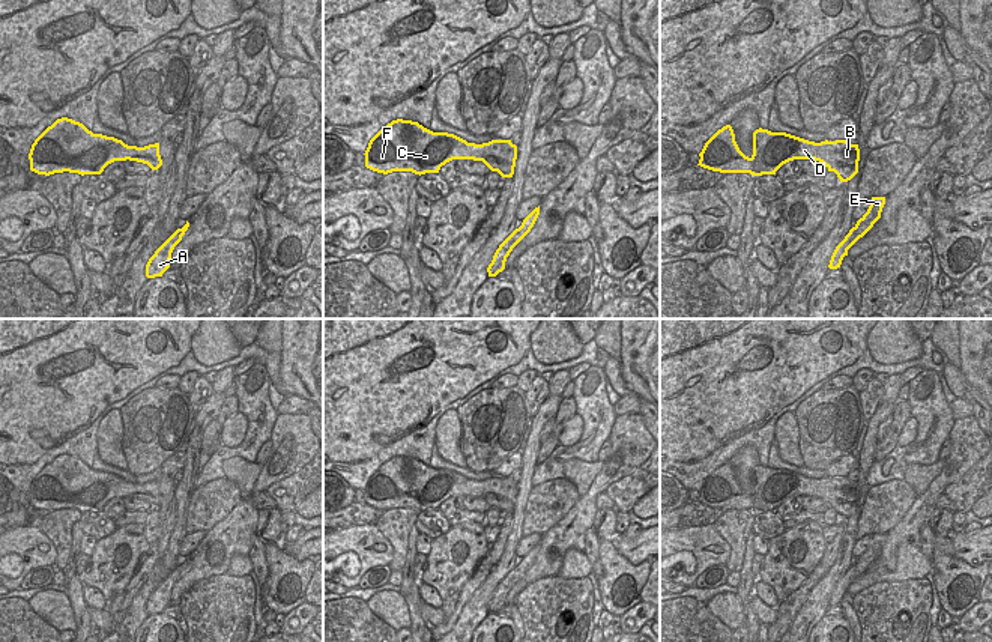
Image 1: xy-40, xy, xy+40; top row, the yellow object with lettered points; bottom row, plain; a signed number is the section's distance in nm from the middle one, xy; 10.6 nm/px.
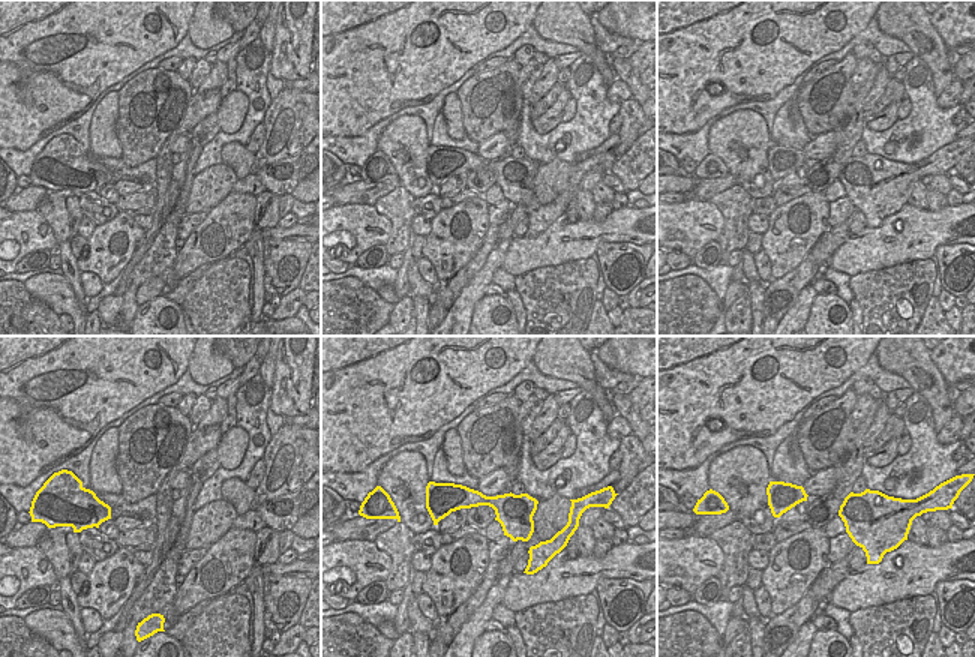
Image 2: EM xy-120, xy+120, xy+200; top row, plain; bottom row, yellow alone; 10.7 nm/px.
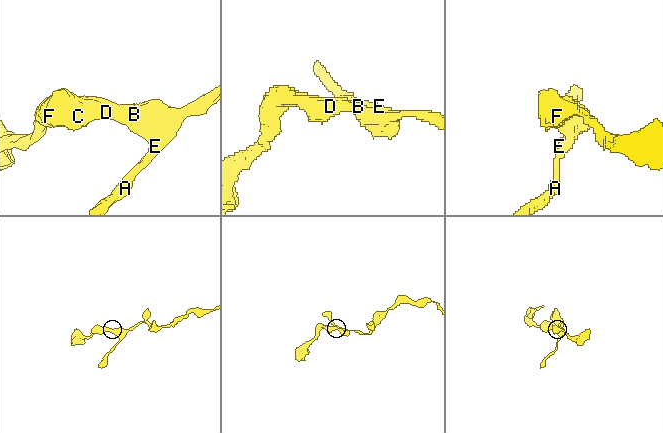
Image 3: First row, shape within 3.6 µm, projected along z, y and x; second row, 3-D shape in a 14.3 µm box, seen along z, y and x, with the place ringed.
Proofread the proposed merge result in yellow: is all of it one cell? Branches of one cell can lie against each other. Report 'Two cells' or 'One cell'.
One cell

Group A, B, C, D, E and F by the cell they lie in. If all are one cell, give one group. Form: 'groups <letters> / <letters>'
groups A B C D E F

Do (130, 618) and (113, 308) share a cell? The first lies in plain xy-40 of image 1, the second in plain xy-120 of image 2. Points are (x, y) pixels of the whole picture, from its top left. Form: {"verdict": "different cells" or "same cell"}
{"verdict": "different cells"}

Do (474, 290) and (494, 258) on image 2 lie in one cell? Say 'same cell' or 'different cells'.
same cell

